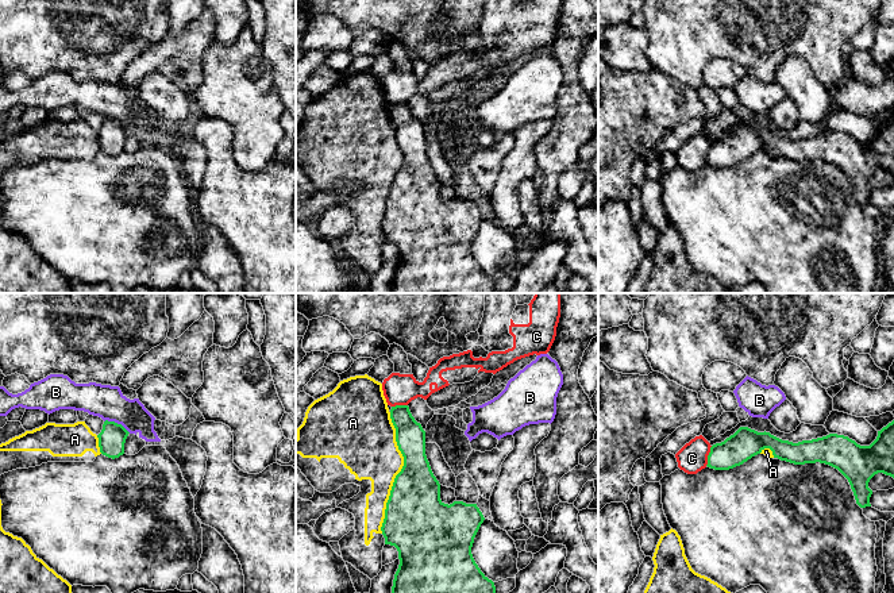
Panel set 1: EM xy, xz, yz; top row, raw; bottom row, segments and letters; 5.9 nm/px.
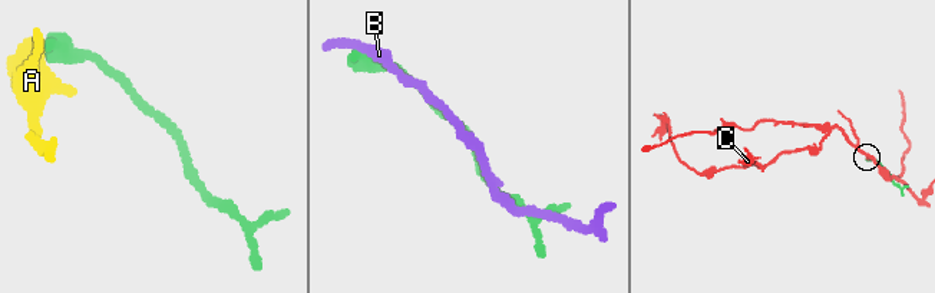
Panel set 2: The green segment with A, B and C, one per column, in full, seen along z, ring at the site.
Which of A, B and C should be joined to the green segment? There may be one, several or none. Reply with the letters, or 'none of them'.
none of them

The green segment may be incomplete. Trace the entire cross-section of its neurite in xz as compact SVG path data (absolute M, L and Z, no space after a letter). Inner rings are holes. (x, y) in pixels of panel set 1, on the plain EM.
M396 103L390 107L390 116L396 126L396 139L404 154L404 163L396 173L385 216L381 224L385 242L394 243L398 249L400 262L394 272L393 293L494 293L496 284L475 261L471 244L474 235L485 215L477 201L454 199L444 201L440 197L440 181L433 173L425 153L425 128L415 118L408 103Z

